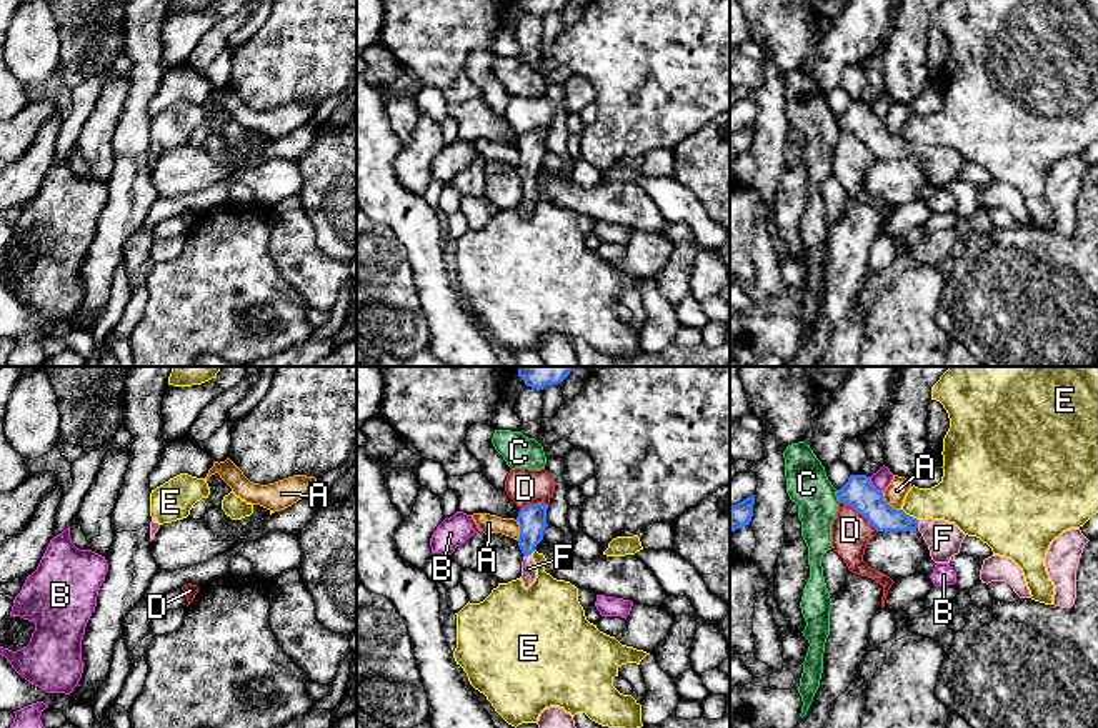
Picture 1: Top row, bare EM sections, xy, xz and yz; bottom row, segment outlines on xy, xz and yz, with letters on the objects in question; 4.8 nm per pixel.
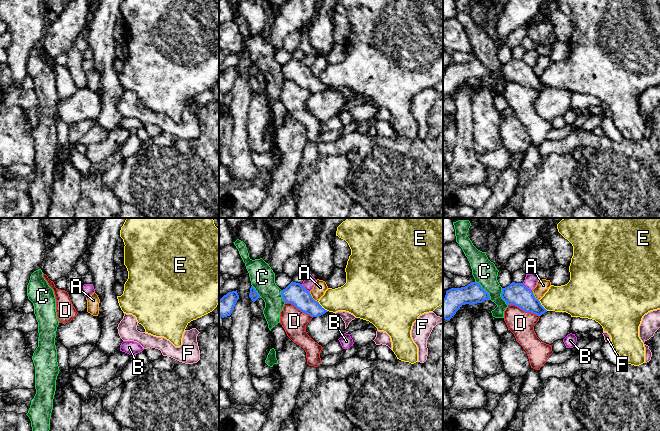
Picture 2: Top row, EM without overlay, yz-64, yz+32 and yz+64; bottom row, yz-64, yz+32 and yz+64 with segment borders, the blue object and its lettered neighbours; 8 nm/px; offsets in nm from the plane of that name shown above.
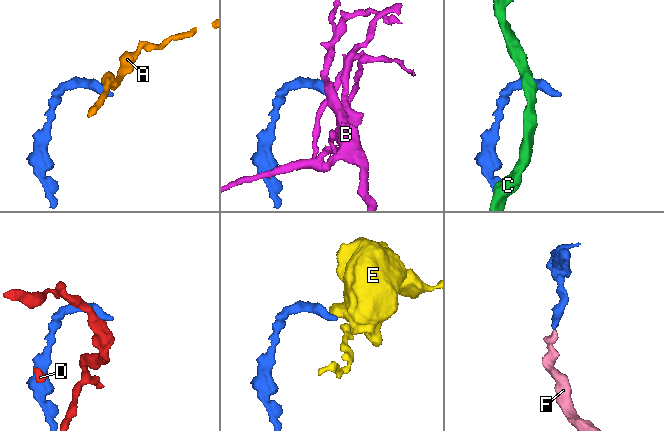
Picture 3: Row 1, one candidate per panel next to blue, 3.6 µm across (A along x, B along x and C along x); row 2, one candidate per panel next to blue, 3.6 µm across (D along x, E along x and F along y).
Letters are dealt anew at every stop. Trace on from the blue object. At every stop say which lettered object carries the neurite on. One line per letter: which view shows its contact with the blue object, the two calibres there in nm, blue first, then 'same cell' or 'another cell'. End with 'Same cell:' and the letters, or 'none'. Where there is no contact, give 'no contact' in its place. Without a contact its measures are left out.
A: contact in yz; calibres 150 and 100 nm; another cell
B: contact in yz; calibres 150 and 90 nm; another cell
C: contact in yz; calibres 150 and 200 nm; another cell
D: contact in yz; calibres 150 and 190 nm; another cell
E: contact in yz; calibres 150 and 240 nm; another cell
F: contact in xz; calibres 140 and 80 nm; same cell
Same cell: F

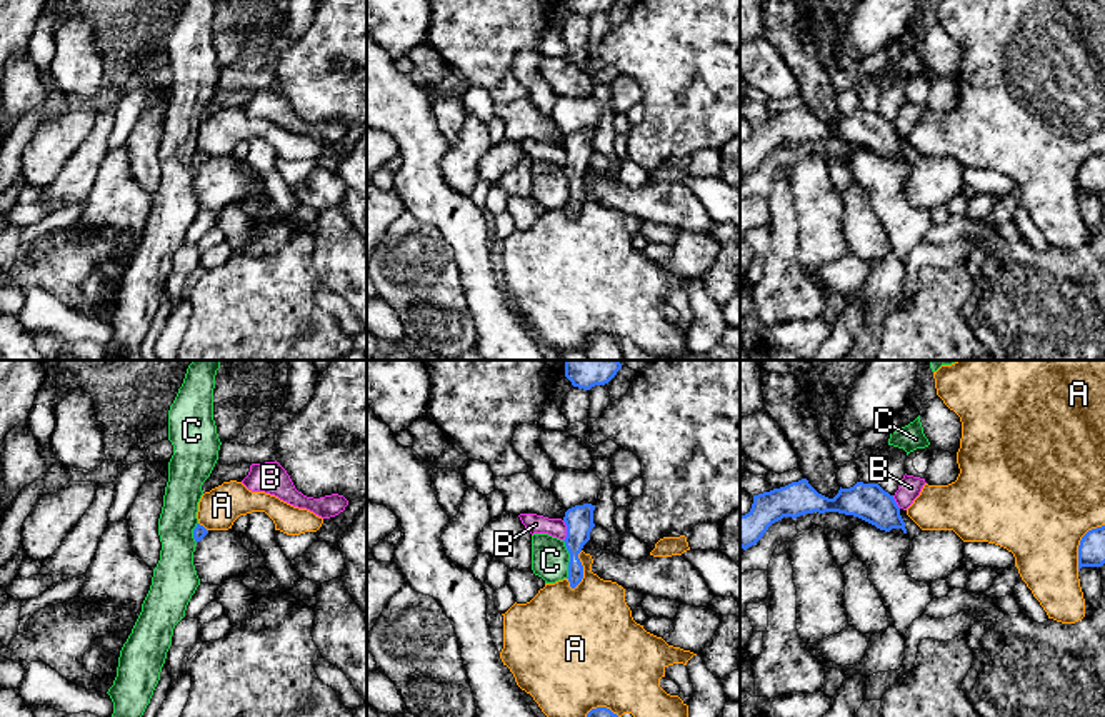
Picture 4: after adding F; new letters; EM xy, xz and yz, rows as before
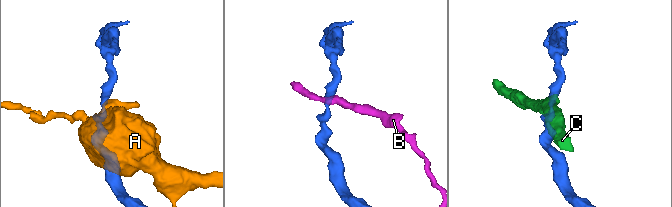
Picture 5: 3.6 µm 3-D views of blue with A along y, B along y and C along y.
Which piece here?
A: contact in yz; calibres 130 and 480 nm; another cell
B: contact in xz; calibres 140 and 100 nm; another cell
C: contact in xz; calibres 140 and 180 nm; another cell
Same cell: none

